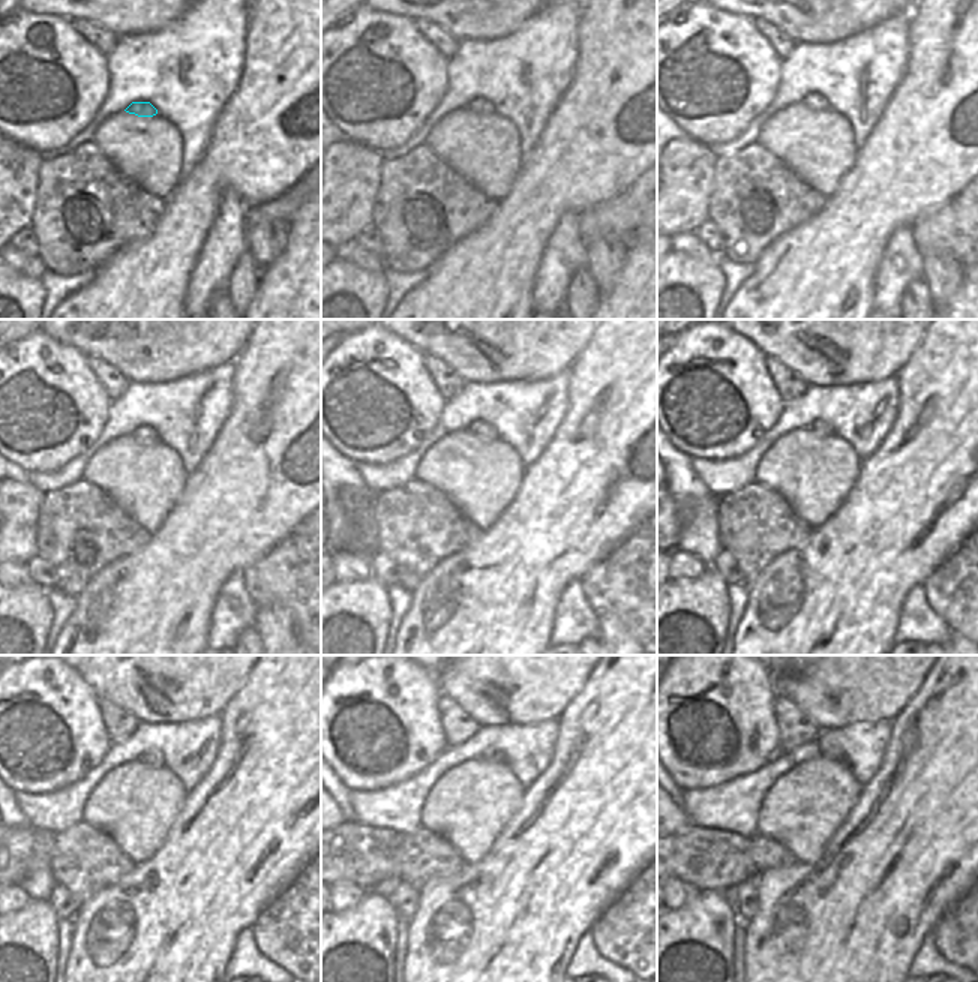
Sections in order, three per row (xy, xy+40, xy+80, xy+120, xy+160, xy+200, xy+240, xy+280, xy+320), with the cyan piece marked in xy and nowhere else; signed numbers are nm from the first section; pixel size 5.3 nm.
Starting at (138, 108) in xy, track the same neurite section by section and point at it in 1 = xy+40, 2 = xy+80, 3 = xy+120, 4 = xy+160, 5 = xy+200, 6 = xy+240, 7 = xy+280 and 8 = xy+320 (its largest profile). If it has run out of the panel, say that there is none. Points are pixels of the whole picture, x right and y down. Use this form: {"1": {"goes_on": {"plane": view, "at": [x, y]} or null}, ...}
{"1": {"goes_on": {"plane": "xy+40", "at": [479, 105]}}, "2": {"goes_on": {"plane": "xy+80", "at": [815, 101]}}, "3": {"goes_on": {"plane": "xy+120", "at": [146, 435]}}, "4": {"goes_on": {"plane": "xy+160", "at": [483, 431]}}, "5": {"goes_on": {"plane": "xy+200", "at": [821, 428]}}, "6": {"goes_on": {"plane": "xy+240", "at": [150, 759]}}, "7": {"goes_on": {"plane": "xy+280", "at": [489, 754]}}, "8": {"goes_on": {"plane": "xy+320", "at": [827, 739]}}}

